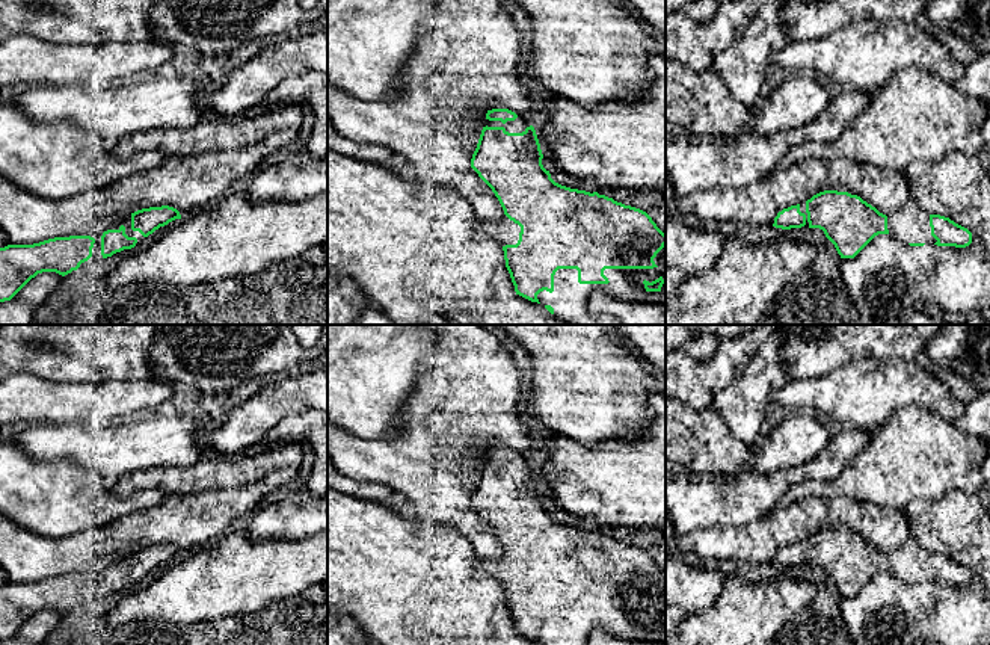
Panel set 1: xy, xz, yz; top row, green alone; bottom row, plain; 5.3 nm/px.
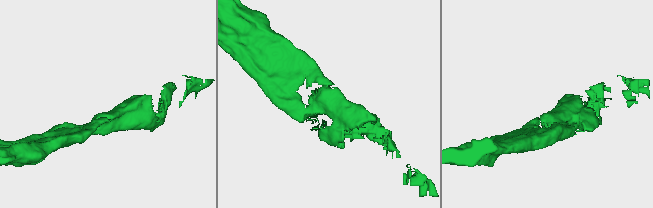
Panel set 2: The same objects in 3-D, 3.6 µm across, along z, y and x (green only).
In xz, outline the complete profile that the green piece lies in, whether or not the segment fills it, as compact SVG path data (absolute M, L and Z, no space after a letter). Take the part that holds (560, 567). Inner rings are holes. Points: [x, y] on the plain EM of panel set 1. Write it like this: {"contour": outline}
{"contour": "M509 447L487 449L471 506L492 527L504 554L500 559L475 556L475 568L480 576L503 586L516 633L545 645L587 645L595 628L625 639L666 642L666 572L652 556L640 547L598 530L590 532L555 521L543 506L542 497L540 482L530 459Z"}

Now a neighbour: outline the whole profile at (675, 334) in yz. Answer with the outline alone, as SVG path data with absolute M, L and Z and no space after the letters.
M666 325L666 352L681 349L688 338L711 334L718 341L750 332L756 325Z

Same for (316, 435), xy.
M309 409L285 417L267 434L266 444L275 446L294 438L308 443L314 452L314 464L305 488L321 497L327 492L327 414Z

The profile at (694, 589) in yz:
M666 547L666 604L681 607L685 615L694 615L709 609L721 595L726 576L714 568L691 566L679 554Z

